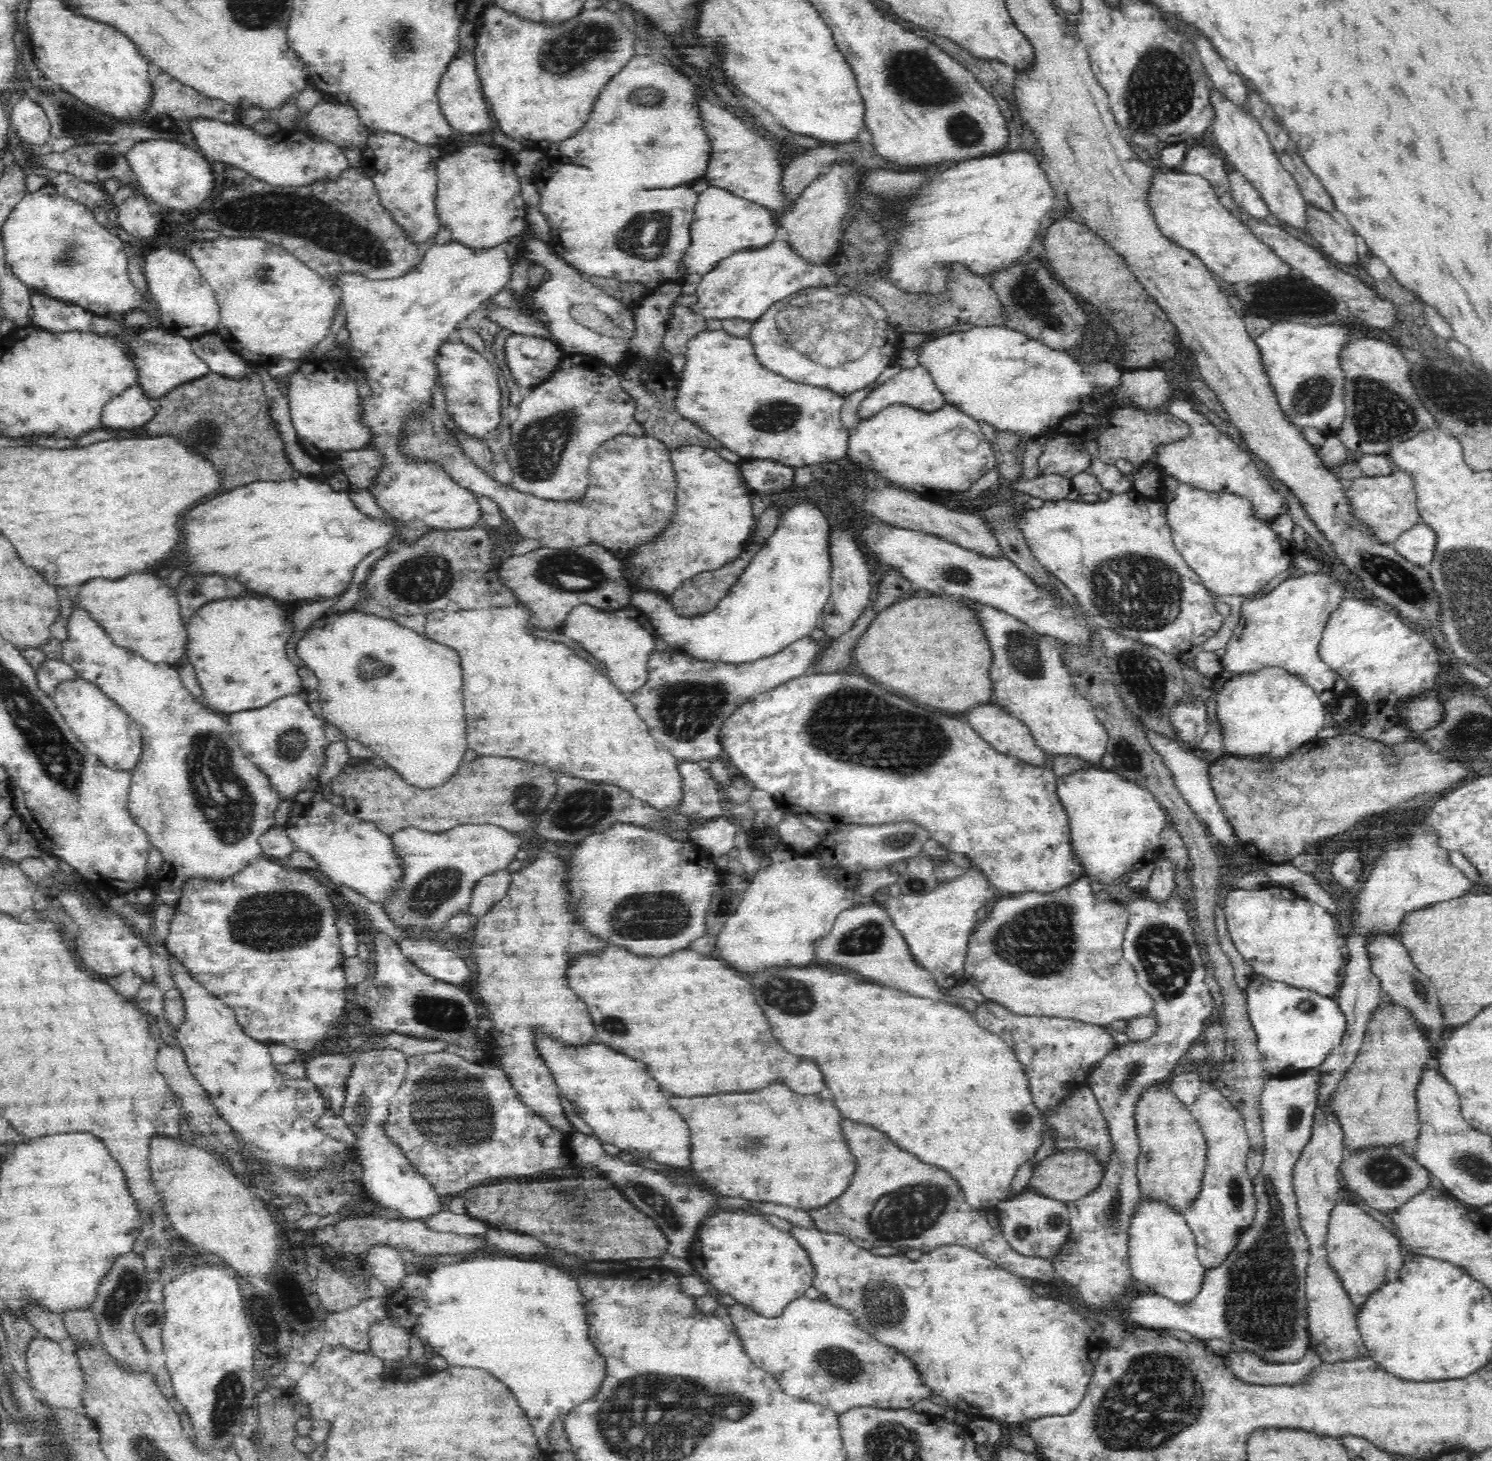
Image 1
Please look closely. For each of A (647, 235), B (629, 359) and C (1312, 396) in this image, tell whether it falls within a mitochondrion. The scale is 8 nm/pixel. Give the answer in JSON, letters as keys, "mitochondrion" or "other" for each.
{"A":"mitochondrion","B":"other","C":"mitochondrion"}

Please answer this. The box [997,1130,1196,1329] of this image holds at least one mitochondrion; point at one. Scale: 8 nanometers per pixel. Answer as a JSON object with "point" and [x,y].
{"point":[1113,1206]}

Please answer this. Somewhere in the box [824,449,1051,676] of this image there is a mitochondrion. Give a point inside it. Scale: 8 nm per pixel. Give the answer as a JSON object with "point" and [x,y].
{"point":[956,574]}

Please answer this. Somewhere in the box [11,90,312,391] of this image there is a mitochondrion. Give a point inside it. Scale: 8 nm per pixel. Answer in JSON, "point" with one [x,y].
{"point":[73,123]}

